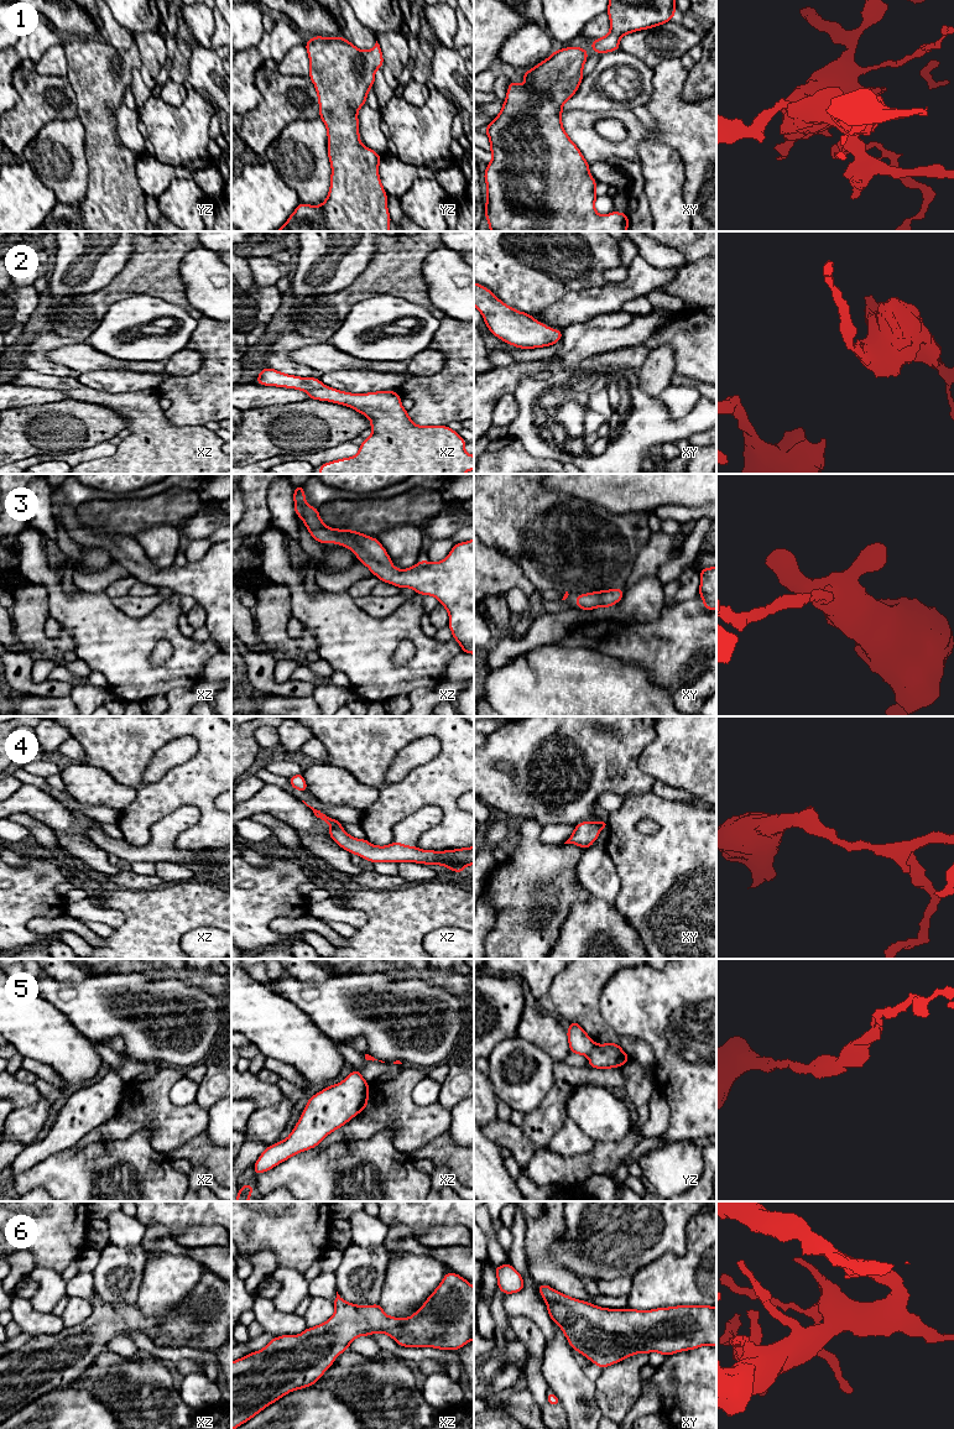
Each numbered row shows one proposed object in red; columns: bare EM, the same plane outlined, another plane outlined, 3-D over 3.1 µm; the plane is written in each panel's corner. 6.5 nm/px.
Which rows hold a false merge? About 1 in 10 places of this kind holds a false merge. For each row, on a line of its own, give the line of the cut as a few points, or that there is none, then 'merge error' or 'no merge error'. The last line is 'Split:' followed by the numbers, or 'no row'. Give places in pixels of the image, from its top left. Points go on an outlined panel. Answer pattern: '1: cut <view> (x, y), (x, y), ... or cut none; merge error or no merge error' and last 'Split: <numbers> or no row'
1: cut none; no merge error
2: cut none; no merge error
3: cut none; no merge error
4: cut none; no merge error
5: cut yz (595, 1043), (588, 1055); merge error
6: cut none; no merge error
Split: 5

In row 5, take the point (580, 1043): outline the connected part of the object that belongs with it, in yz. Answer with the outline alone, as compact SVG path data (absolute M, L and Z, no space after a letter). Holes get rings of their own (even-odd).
M568 1022L567 1031L569 1052L578 1055L589 1055L595 1047L595 1042L587 1034L587 1032L577 1022Z

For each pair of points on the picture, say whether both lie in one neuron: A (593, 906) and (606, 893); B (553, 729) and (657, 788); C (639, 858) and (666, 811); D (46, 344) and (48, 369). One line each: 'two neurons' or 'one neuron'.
A: two neurons
B: two neurons
C: one neuron
D: one neuron

